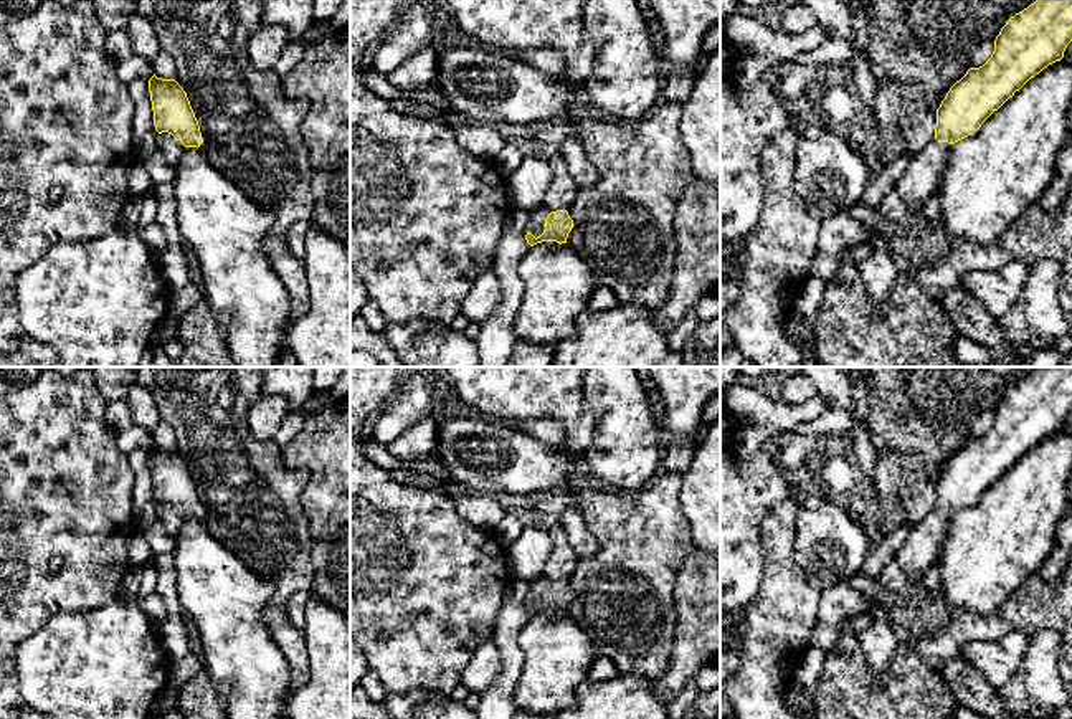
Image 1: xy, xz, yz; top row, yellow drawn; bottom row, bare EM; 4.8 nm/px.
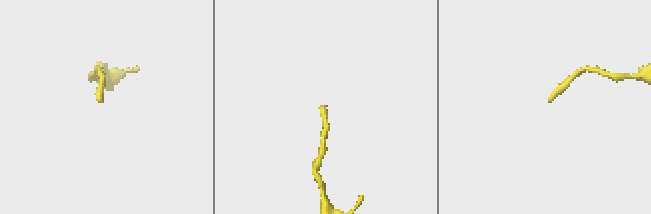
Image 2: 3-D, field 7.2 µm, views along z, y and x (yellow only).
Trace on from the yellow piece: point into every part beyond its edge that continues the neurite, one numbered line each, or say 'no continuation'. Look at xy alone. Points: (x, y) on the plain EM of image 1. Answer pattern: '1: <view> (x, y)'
1: xy (172, 518)

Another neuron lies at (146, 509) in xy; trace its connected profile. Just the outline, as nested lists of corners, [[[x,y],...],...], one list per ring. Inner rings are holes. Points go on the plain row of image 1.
[[[134,450],[129,453],[129,464],[135,476],[132,488],[132,507],[139,531],[147,529],[159,519],[159,502],[154,496],[154,481],[147,450]]]

